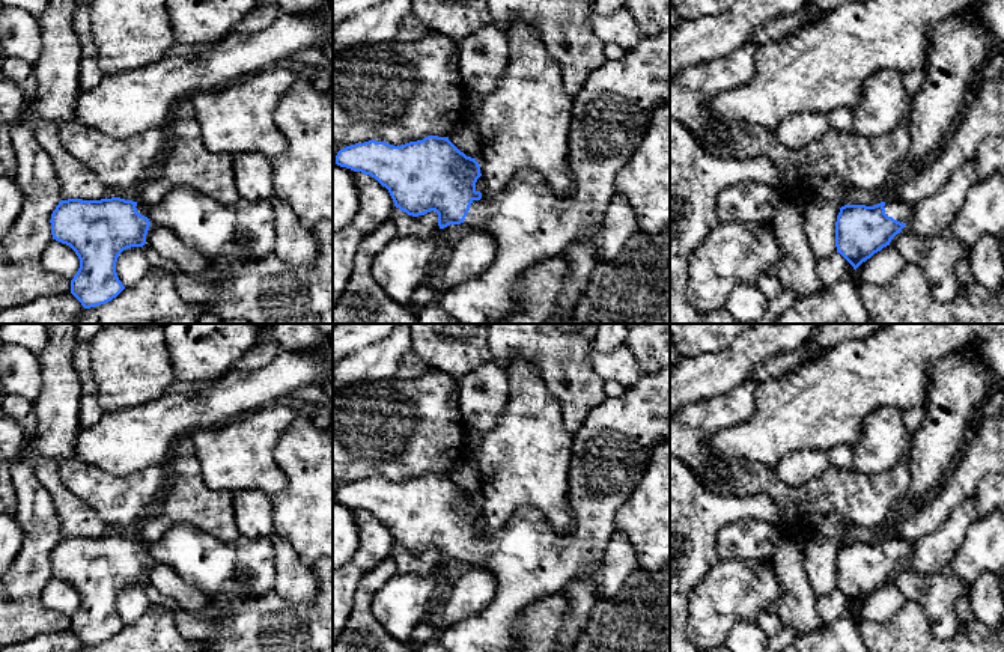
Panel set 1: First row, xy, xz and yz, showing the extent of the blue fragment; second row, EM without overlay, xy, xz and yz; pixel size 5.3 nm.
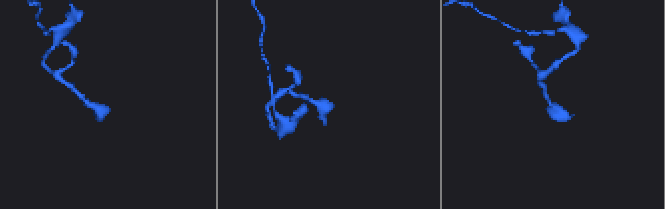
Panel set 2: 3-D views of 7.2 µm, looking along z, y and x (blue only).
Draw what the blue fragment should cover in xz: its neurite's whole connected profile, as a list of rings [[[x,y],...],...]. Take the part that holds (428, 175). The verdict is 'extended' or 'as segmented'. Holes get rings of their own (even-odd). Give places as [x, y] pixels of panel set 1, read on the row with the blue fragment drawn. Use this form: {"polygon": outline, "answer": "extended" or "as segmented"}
{"polygon": [[[670,29],[661,30],[655,36],[646,36],[623,59],[607,60],[601,68],[592,71],[572,98],[567,164],[573,188],[567,197],[555,196],[537,172],[522,170],[515,173],[500,194],[483,200],[482,193],[476,190],[476,182],[482,176],[479,163],[461,152],[449,137],[427,136],[400,146],[376,140],[355,143],[337,152],[336,164],[375,178],[388,190],[394,206],[408,215],[418,217],[435,211],[440,229],[464,223],[494,236],[497,256],[486,271],[438,294],[435,303],[461,324],[498,324],[516,318],[521,312],[518,285],[530,268],[548,257],[561,256],[566,247],[578,239],[593,236],[602,227],[610,200],[617,193],[616,178],[643,142],[652,113],[664,104],[670,104]]], "answer": "extended"}

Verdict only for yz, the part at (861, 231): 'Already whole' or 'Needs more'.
Needs more

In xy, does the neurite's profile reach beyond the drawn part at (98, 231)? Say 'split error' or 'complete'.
split error

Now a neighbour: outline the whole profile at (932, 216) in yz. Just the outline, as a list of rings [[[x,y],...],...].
[[[974,158],[956,170],[944,188],[914,206],[912,217],[902,232],[915,236],[947,233],[954,215],[965,205],[966,194],[977,184],[977,161]]]

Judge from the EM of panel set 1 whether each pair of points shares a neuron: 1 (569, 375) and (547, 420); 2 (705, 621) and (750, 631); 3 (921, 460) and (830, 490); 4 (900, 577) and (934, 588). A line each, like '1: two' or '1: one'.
1: two
2: two
3: two
4: one

